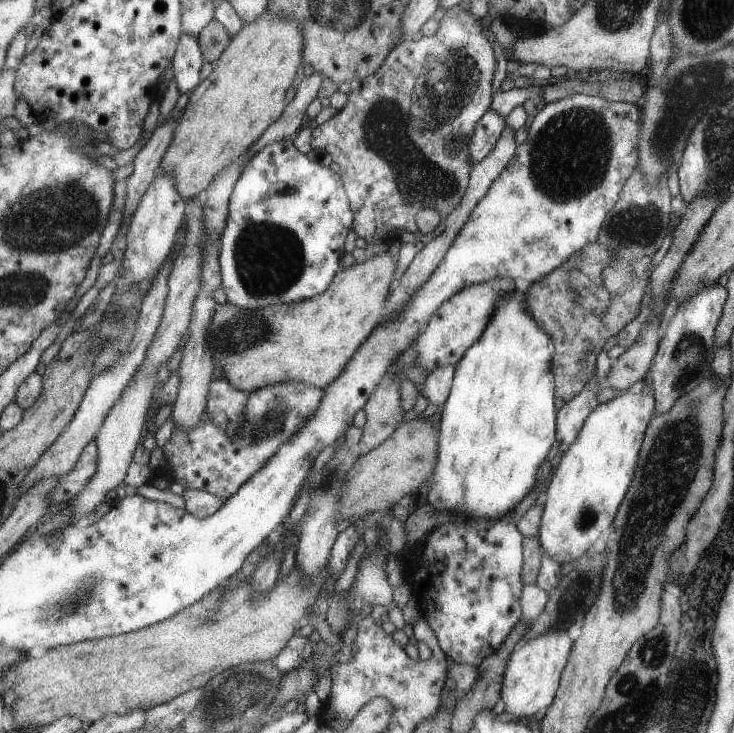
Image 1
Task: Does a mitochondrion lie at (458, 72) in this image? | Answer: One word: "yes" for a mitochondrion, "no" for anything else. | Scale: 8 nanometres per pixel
yes

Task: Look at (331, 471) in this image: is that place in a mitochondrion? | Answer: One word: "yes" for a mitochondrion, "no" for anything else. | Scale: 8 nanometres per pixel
yes

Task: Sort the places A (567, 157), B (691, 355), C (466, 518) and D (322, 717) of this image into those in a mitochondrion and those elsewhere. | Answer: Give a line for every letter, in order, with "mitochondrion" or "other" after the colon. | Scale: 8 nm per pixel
A: mitochondrion
B: mitochondrion
C: other
D: other

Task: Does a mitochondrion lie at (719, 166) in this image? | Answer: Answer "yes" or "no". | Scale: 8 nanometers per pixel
yes

